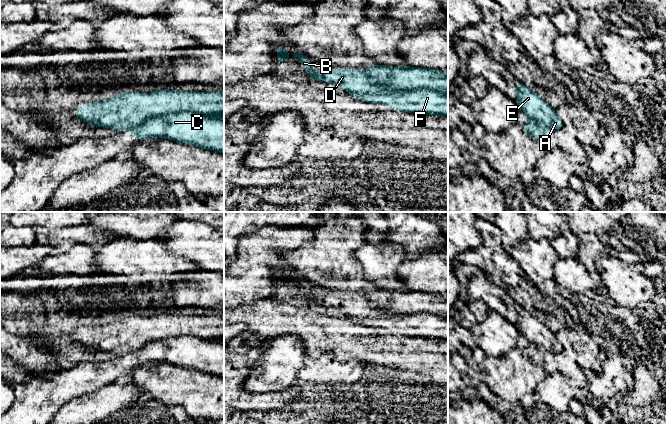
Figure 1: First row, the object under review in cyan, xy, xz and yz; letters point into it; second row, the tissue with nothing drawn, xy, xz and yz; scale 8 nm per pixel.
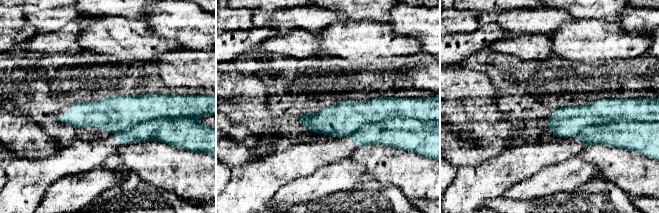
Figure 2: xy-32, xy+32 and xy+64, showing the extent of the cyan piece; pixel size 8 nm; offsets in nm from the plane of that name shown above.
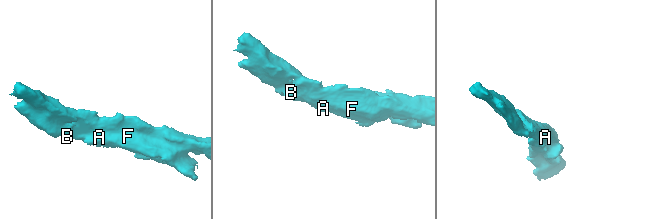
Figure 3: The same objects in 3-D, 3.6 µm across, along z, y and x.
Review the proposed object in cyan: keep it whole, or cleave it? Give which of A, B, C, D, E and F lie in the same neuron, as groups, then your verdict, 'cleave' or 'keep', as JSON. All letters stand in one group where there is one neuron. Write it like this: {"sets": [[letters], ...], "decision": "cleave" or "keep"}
{"sets": [["A", "B", "D", "E", "F"], ["C"]], "decision": "cleave"}

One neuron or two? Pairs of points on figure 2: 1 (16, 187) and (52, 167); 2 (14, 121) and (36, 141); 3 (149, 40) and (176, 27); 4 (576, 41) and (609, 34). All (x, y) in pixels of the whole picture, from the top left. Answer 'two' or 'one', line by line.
1: one
2: one
3: two
4: one

